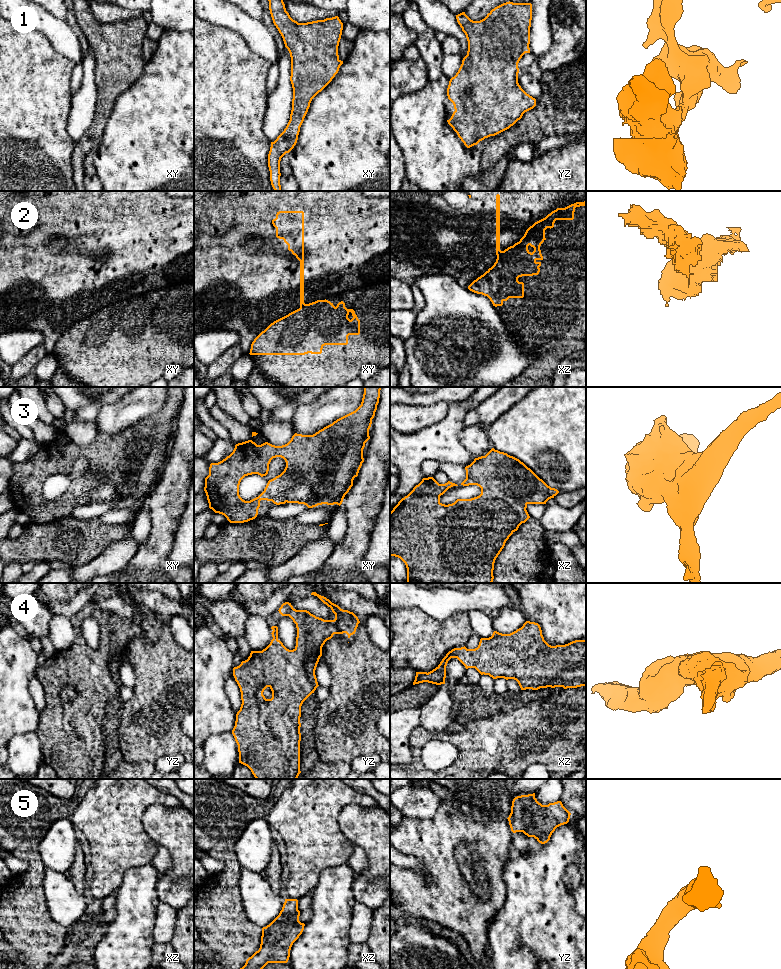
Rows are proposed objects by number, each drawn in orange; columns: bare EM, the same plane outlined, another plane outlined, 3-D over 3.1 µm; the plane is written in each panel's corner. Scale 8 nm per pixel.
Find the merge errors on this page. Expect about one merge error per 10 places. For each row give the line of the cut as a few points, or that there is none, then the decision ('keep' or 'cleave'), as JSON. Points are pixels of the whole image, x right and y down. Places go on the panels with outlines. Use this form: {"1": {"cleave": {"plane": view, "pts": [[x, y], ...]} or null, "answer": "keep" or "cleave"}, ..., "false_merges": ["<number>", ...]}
{"1": {"cleave": null, "answer": "keep"}, "2": {"cleave": {"plane": "xz", "pts": [[501, 251], [497, 257]]}, "answer": "cleave"}, "3": {"cleave": null, "answer": "keep"}, "4": {"cleave": null, "answer": "keep"}, "5": {"cleave": null, "answer": "keep"}, "false_merges": ["2"]}

